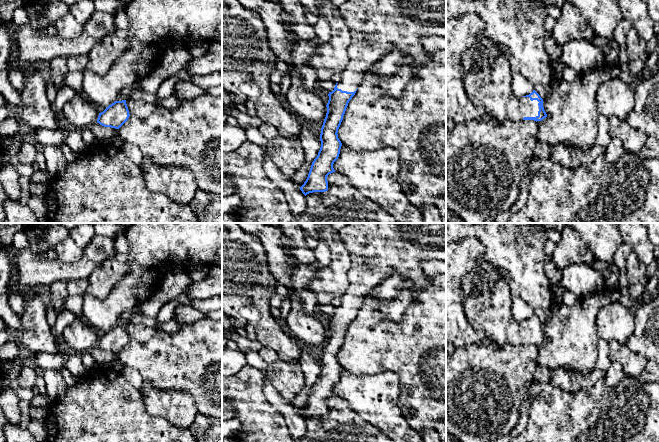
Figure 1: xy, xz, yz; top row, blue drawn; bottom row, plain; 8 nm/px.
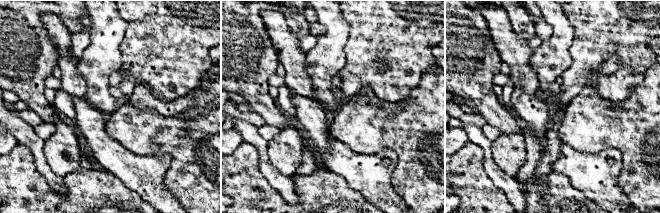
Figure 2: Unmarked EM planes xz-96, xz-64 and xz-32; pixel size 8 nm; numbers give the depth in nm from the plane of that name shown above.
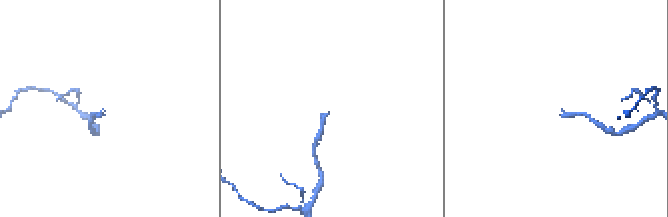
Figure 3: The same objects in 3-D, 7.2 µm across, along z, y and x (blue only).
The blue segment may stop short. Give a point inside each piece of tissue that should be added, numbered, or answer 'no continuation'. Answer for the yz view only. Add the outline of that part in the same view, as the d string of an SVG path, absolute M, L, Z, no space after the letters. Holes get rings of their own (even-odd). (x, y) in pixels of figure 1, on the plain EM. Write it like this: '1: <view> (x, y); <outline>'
1: yz (496, 321); M465 237L446 244L446 344L451 343L455 347L476 344L485 336L490 336L493 340L502 344L521 345L524 341L538 340L538 325L531 325L529 321L519 321L512 315L512 297L509 286L503 281L498 280L491 291L490 306L483 309L473 321L469 321L464 312L464 295L462 293L462 280L468 272L480 274L482 270L496 270L488 262L479 262L478 258L483 254L482 243L473 237Z

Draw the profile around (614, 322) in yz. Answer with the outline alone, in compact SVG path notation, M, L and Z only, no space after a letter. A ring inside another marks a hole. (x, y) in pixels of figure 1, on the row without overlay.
M619 302L604 306L596 319L596 332L600 339L616 340L626 345L635 328L634 314Z

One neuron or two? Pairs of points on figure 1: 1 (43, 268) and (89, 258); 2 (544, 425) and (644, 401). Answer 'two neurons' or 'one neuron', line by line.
1: one neuron
2: one neuron

